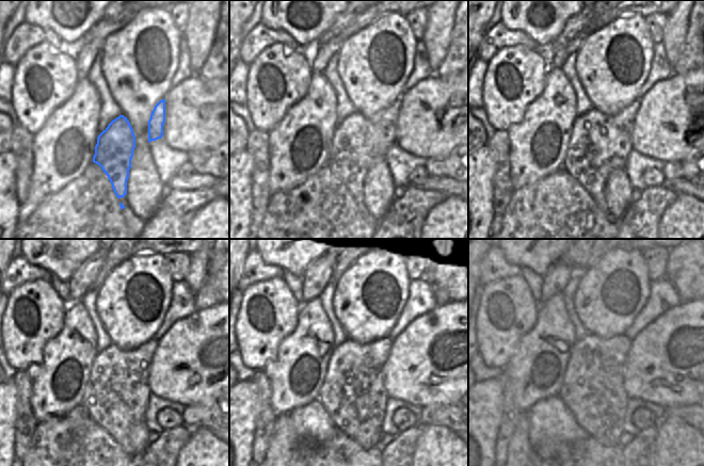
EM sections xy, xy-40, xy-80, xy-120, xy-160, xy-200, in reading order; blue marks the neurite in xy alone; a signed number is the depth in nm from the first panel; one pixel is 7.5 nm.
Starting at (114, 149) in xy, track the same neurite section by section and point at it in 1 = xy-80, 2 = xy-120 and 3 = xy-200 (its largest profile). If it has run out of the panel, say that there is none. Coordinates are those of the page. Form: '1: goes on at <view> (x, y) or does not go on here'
1: goes on at xy-80 (600, 144)
2: goes on at xy-120 (116, 397)
3: goes on at xy-200 (592, 389)

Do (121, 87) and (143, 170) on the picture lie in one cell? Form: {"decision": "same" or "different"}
{"decision": "same"}

